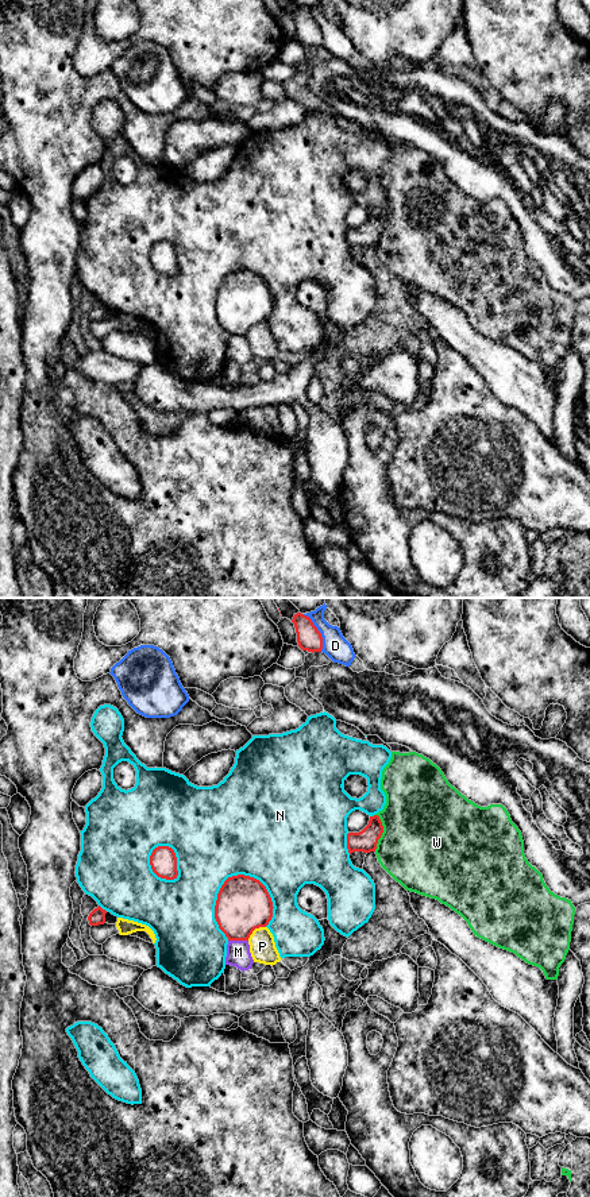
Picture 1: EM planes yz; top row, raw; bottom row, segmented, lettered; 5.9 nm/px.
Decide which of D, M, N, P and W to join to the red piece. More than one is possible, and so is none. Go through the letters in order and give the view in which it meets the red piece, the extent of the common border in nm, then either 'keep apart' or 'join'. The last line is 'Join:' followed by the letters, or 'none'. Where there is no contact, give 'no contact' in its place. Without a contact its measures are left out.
D: yz | 260 nm | keep apart
M: yz | 120 nm | keep apart
N: yz | 420 nm | keep apart
P: yz | 140 nm | keep apart
W: yz | 220 nm | keep apart
Join: none

